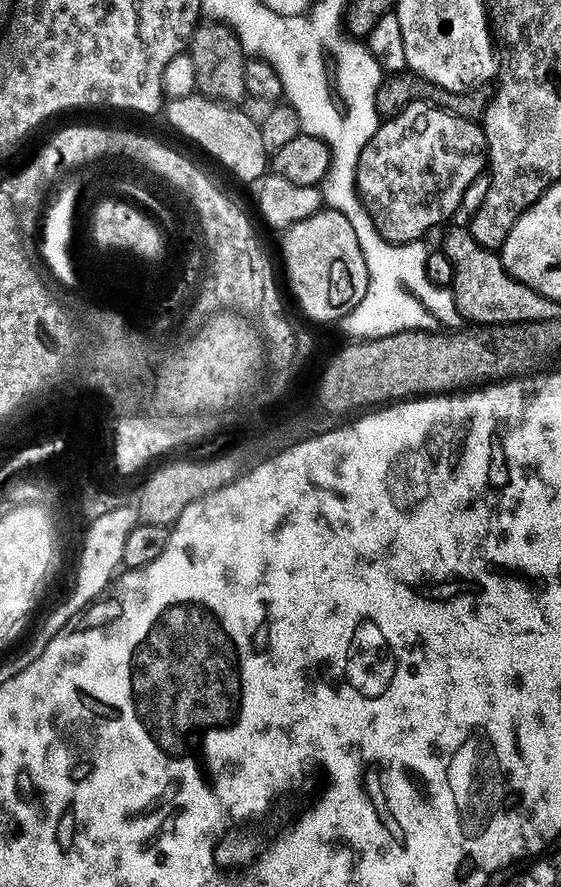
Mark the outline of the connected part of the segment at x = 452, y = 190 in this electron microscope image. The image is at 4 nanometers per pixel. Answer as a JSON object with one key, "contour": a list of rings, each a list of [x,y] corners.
{"contour":[[[412,104],[389,120],[392,121],[389,124],[387,121],[380,127],[378,134],[364,151],[362,184],[363,187],[365,184],[372,188],[367,199],[380,207],[380,212],[384,215],[383,231],[385,228],[390,239],[405,246],[423,241],[427,232],[432,232],[439,224],[446,223],[463,206],[464,195],[475,186],[476,179],[484,172],[484,167],[489,167],[490,145],[487,134],[477,121],[455,116],[453,112],[445,112],[443,108]]]}

